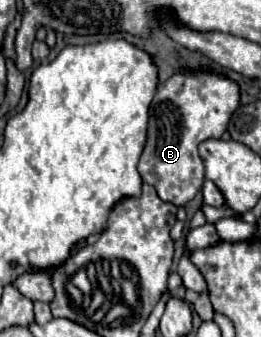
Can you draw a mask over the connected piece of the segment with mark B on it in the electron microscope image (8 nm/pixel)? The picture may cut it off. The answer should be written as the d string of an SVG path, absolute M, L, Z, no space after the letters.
M185 72L159 84L151 104L147 144L139 160L139 174L145 184L151 184L157 190L163 202L183 206L195 198L205 180L197 144L209 138L221 138L237 106L239 86L227 76Z

